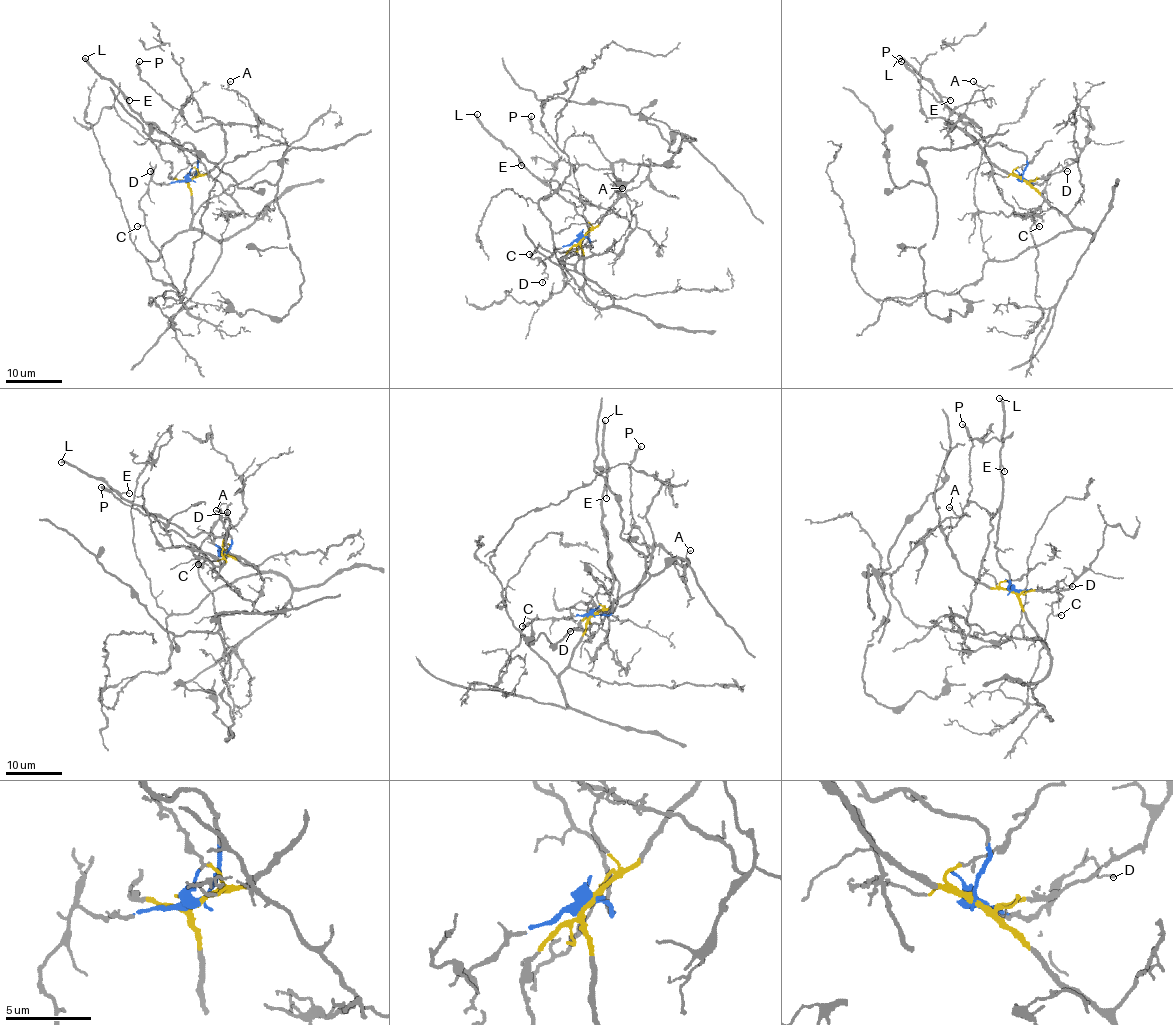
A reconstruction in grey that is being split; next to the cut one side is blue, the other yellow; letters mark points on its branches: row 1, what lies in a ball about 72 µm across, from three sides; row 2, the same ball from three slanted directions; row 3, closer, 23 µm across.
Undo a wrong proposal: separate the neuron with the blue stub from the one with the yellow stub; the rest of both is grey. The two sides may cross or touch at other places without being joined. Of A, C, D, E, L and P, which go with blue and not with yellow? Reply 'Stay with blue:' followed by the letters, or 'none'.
Stay with blue: C, D, E, L

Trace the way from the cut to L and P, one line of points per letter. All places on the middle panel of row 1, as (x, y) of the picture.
L: (581, 238), (587, 238), (588, 242), (587, 221), (572, 203), (539, 181), (499, 141), (476, 113)
P: (581, 238), (618, 200), (616, 178), (608, 169), (593, 169), (562, 160), (541, 136), (532, 131), (531, 116)

